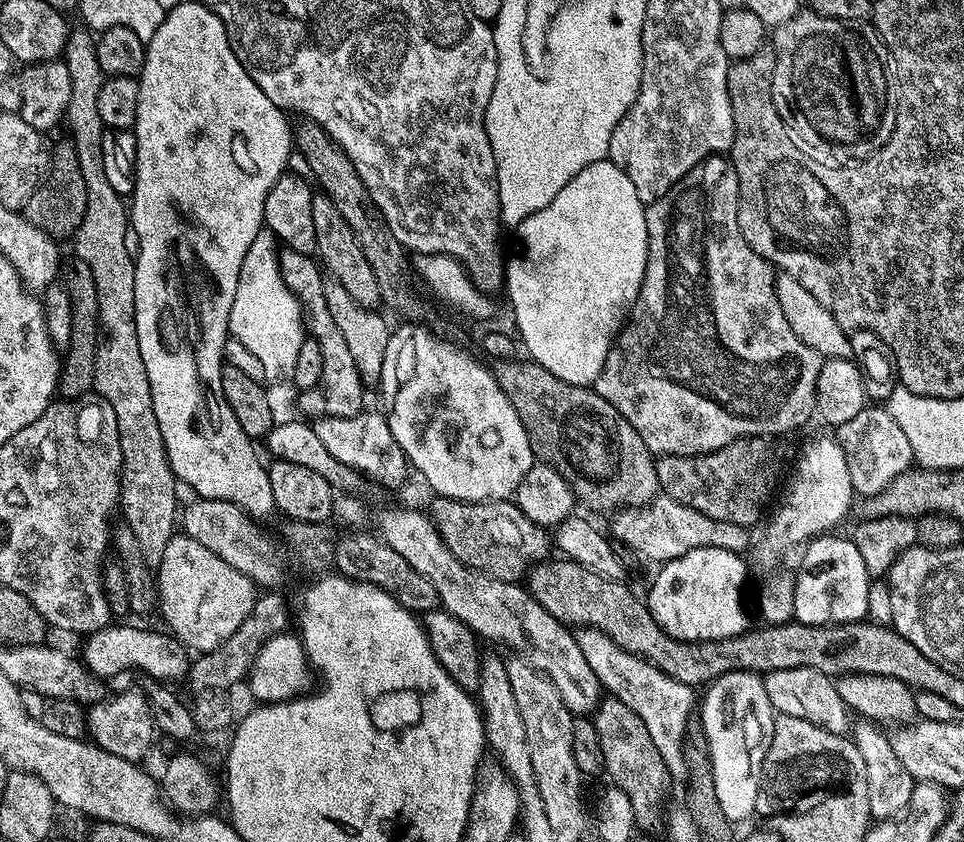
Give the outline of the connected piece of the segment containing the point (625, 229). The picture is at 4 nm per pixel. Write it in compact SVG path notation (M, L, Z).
M593 160L590 166L578 170L562 190L558 190L558 195L550 202L550 206L542 206L530 218L526 218L522 223L515 225L516 232L516 253L506 260L504 269L503 287L508 288L508 300L512 303L512 316L516 319L516 328L519 343L522 345L529 357L541 364L554 378L562 378L562 382L571 384L582 384L585 386L595 385L598 374L606 362L606 354L612 349L616 336L624 327L625 320L628 319L629 312L632 311L634 302L640 293L642 278L646 274L646 258L648 257L648 235L646 234L646 214L644 213L646 205L638 198L638 190L634 190L634 182L626 178L626 174L616 165L613 160Z

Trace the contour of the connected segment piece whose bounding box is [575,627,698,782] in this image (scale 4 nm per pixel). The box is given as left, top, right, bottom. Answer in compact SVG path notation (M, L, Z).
M581 627L575 635L578 646L582 646L582 654L586 654L586 662L590 662L590 670L594 670L600 680L601 689L630 706L630 710L634 710L634 714L646 722L646 730L650 730L650 738L653 739L654 746L658 746L658 754L662 754L662 762L666 762L673 781L687 781L689 771L685 743L690 732L688 719L691 716L693 719L698 704L694 688L676 681L643 657L628 653L596 628Z

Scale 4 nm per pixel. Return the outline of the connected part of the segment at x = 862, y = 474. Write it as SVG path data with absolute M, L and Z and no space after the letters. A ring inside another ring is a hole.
M866 406L850 422L839 425L838 439L842 446L842 454L846 458L846 466L850 470L848 483L851 491L867 498L886 490L894 478L913 467L914 461L910 450L910 441L902 434L902 426L894 422L894 418L884 406Z

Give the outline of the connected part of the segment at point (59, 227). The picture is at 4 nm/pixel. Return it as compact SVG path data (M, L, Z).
M71 139L60 140L50 152L50 167L46 182L30 194L22 209L24 217L38 230L46 230L56 241L64 242L64 239L75 237L80 229L82 218L86 214L86 178L82 178L82 166L78 166L78 150L72 145Z

